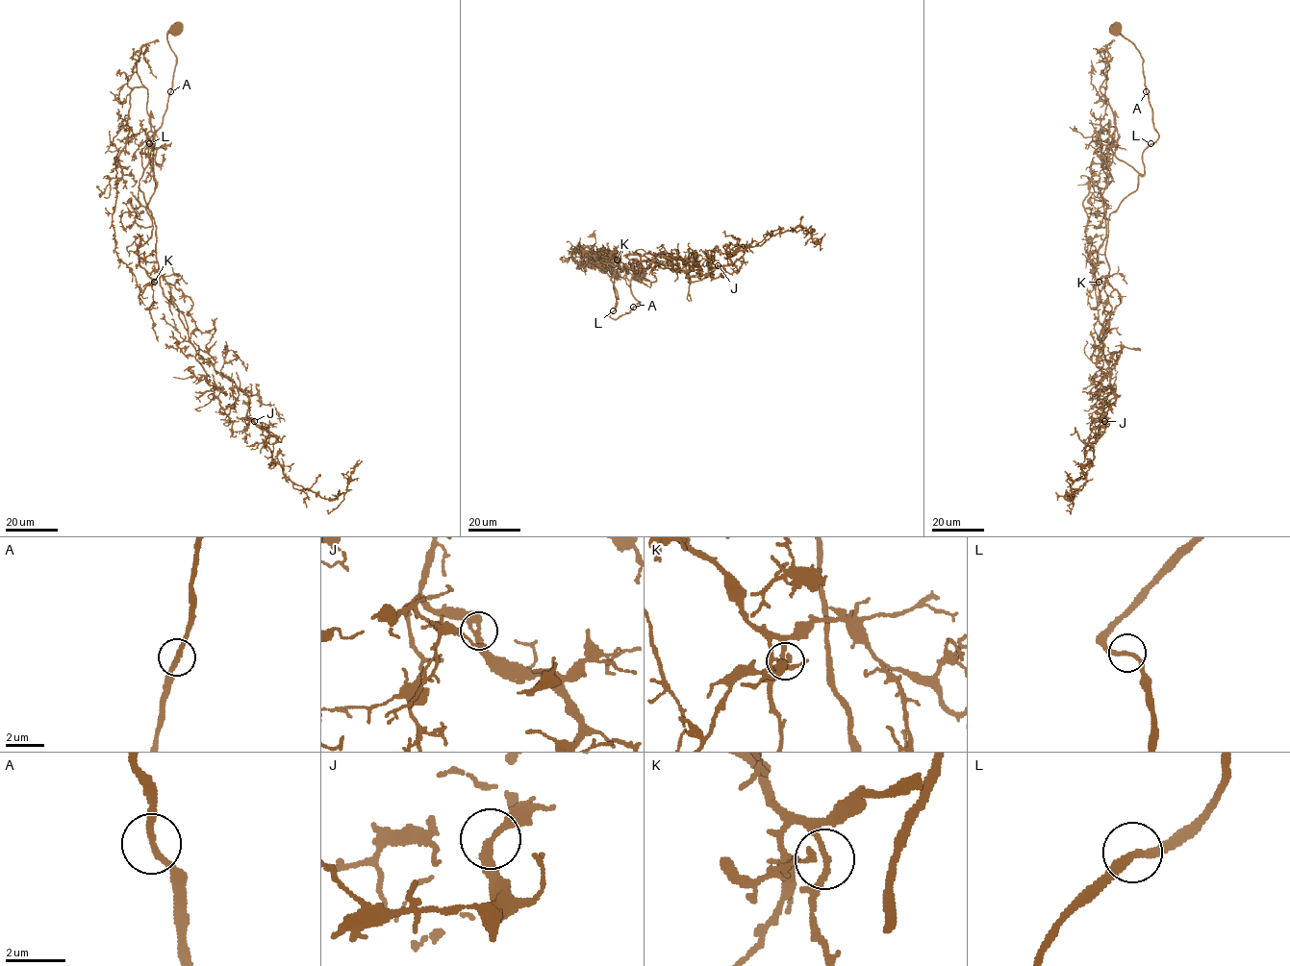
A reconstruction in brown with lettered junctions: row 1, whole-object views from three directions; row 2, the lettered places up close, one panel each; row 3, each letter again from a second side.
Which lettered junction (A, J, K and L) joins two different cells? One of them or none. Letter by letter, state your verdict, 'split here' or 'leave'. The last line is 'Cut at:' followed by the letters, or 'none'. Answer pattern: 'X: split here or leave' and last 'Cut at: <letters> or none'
A: leave
J: leave
K: leave
L: leave
Cut at: none

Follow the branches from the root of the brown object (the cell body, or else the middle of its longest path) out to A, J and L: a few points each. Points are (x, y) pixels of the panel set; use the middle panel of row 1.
A: (639, 276), (631, 281), (631, 293), (639, 302), (633, 307)
J: (639, 276), (631, 281), (639, 303), (613, 319), (619, 265), (653, 261), (709, 276), (718, 265)
L: (639, 276), (631, 281), (631, 293), (639, 303), (617, 319), (610, 315), (613, 311)

